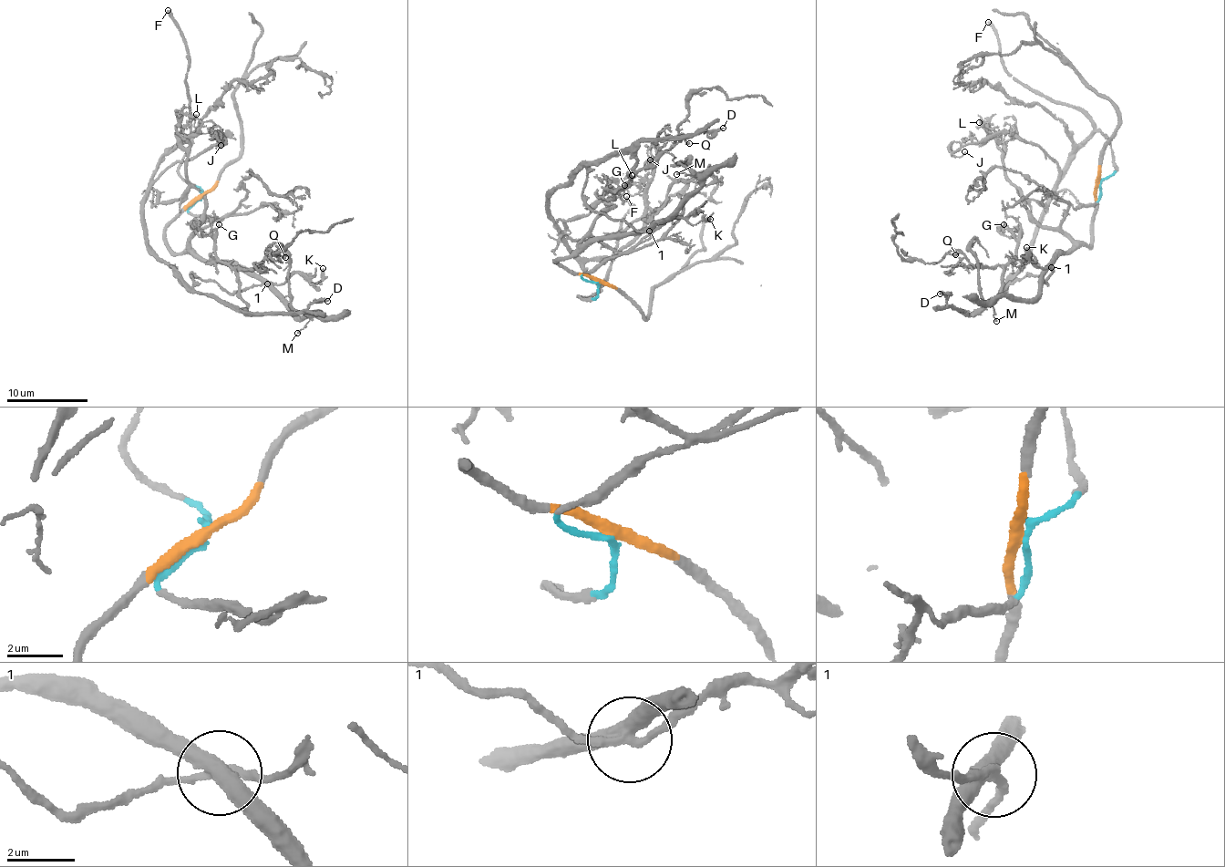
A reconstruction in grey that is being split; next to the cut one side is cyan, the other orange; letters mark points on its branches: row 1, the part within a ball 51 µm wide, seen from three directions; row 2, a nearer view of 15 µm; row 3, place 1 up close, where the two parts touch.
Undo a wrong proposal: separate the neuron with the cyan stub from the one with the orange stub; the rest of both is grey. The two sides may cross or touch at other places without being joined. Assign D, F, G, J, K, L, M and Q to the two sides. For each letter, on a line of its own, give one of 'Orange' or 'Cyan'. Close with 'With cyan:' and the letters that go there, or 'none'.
D: Cyan
F: Cyan
G: Cyan
J: Cyan
K: Cyan
L: Orange
M: Orange
Q: Cyan
With cyan: D, F, G, J, K, Q

